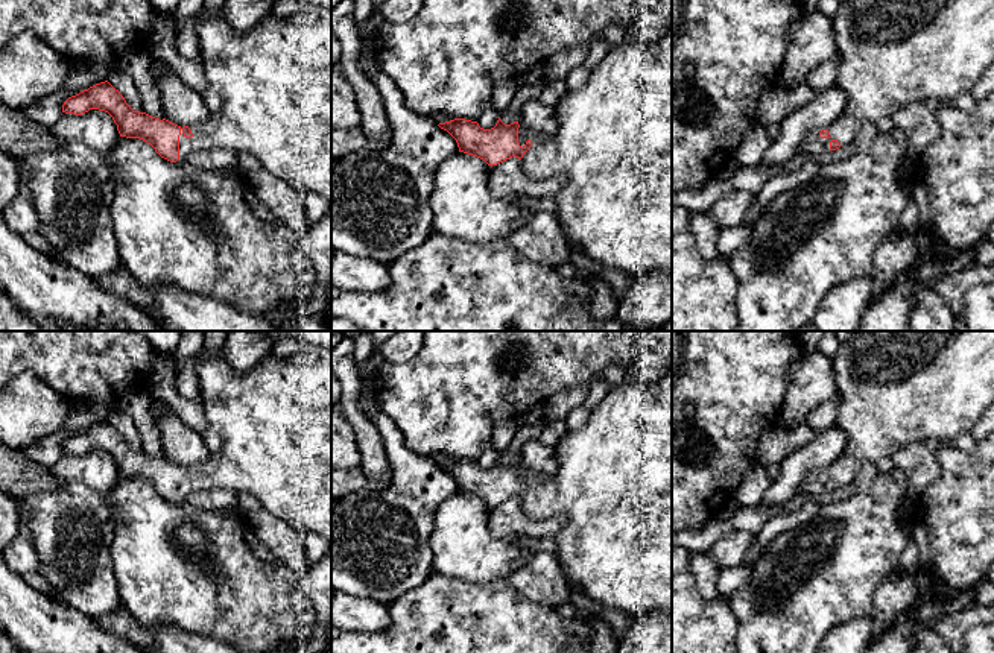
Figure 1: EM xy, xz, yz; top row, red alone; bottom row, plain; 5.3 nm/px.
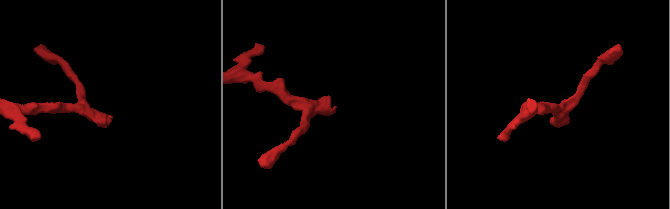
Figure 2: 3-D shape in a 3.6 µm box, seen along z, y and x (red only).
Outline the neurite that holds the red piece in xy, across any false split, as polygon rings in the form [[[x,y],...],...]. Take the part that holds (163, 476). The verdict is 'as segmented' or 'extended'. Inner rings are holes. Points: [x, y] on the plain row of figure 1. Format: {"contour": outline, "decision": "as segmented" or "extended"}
{"contour": [[[301,346],[286,358],[267,355],[251,371],[236,374],[223,355],[196,363],[199,402],[207,419],[202,434],[208,459],[178,466],[134,451],[108,421],[68,437],[62,453],[108,453],[120,477],[140,478],[170,503],[185,503],[196,491],[231,489],[258,498],[261,509],[301,535],[315,533],[331,544],[331,349]]], "decision": "extended"}

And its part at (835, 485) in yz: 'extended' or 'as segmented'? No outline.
extended

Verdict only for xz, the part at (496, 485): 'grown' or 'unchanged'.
grown

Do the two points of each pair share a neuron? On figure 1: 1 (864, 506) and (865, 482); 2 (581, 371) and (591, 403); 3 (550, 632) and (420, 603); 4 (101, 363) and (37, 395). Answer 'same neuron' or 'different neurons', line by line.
1: different neurons
2: different neurons
3: same neuron
4: different neurons

